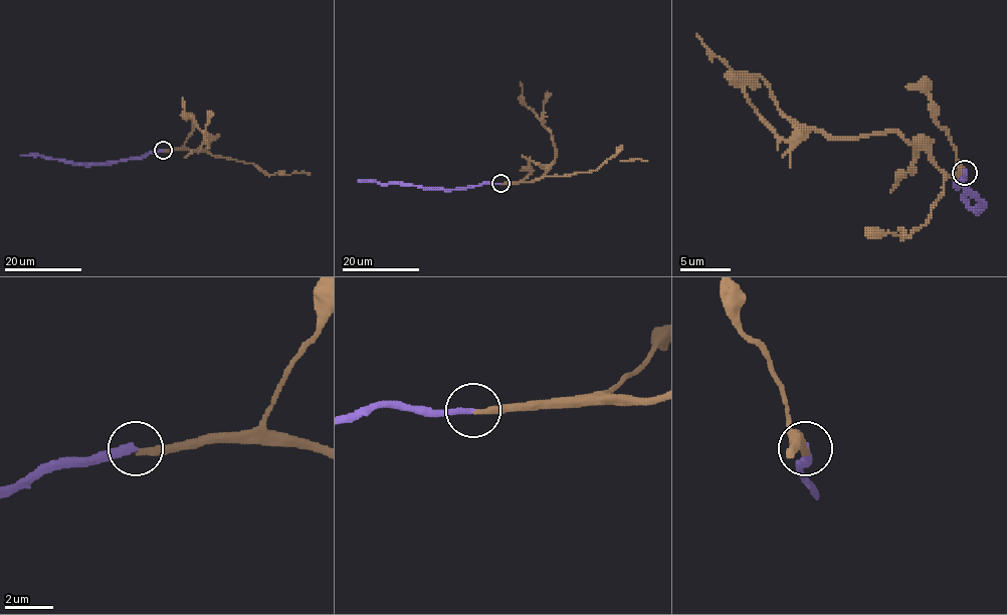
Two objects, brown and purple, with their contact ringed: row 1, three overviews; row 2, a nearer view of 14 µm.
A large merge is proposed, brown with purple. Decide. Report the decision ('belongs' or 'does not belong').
does not belong

